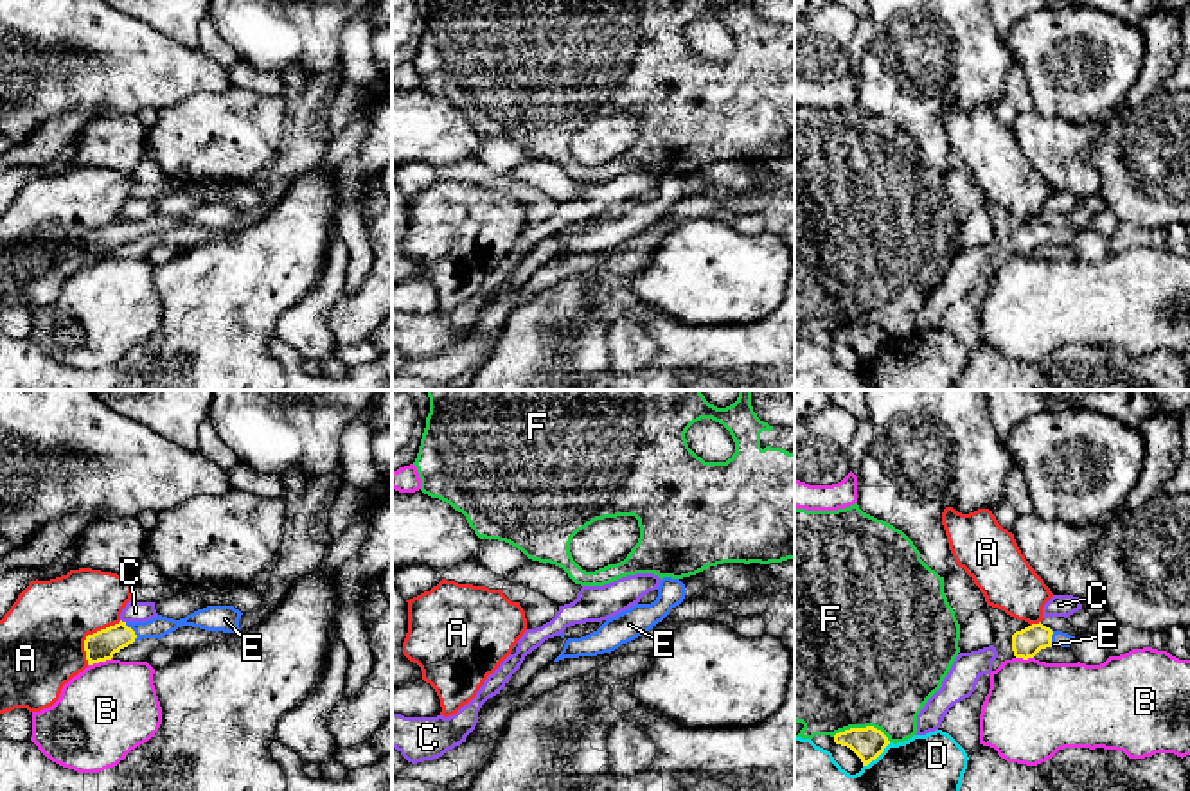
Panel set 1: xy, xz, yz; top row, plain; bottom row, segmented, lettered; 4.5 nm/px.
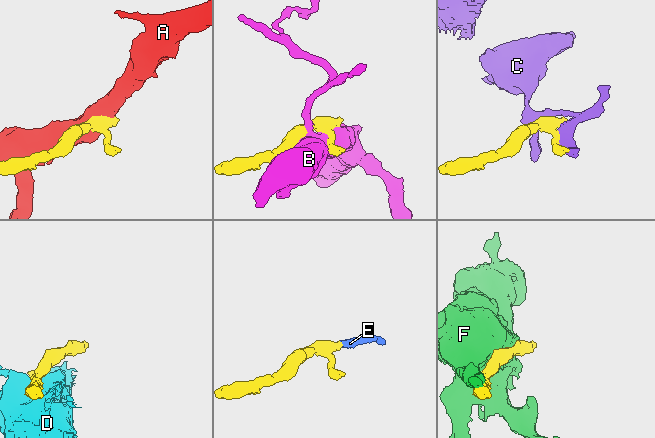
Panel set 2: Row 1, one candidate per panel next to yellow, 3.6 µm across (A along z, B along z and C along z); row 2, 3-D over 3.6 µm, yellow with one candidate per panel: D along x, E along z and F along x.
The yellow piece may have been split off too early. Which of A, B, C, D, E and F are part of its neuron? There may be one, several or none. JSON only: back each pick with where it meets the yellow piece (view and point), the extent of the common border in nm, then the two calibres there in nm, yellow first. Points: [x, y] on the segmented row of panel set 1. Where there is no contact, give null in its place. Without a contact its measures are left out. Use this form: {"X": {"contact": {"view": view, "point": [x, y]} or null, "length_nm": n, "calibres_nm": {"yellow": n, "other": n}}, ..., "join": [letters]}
{"E": {"contact": {"view": "xy", "point": [133, 633]}, "length_nm": 100, "calibres_nm": {"yellow": 140, "other": 100}}, "join": ["E"]}

